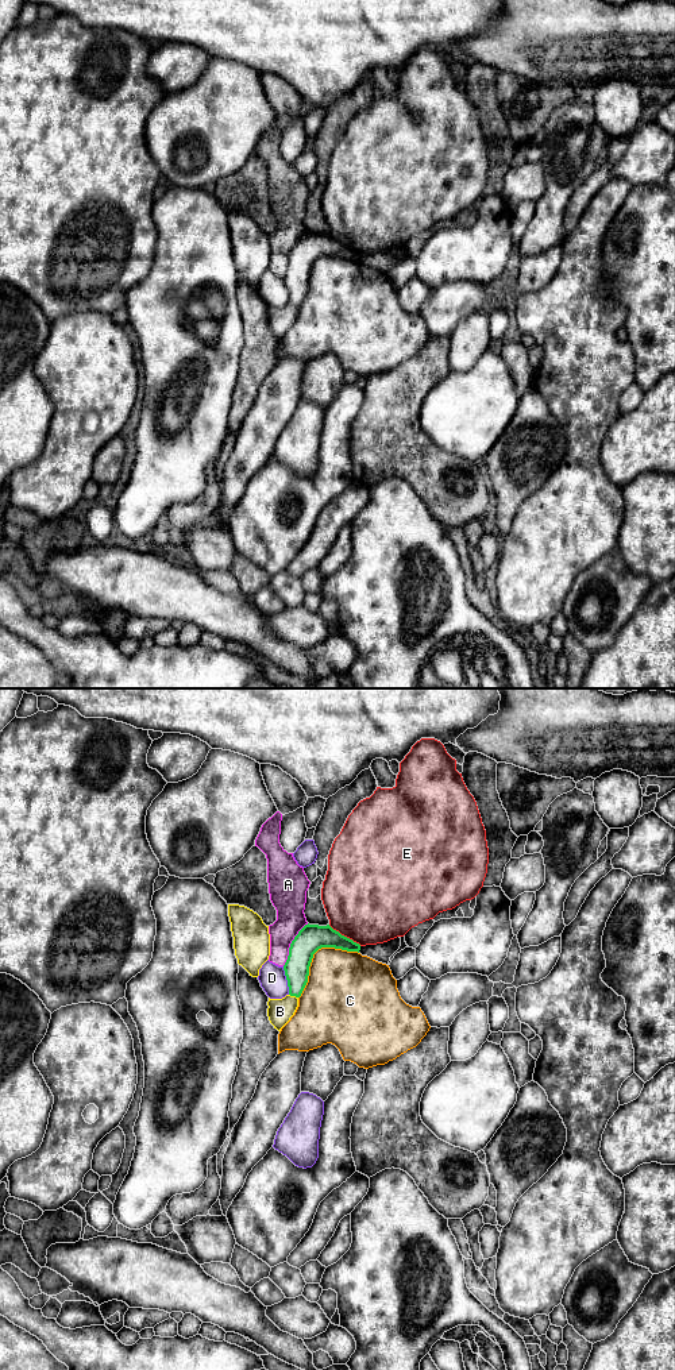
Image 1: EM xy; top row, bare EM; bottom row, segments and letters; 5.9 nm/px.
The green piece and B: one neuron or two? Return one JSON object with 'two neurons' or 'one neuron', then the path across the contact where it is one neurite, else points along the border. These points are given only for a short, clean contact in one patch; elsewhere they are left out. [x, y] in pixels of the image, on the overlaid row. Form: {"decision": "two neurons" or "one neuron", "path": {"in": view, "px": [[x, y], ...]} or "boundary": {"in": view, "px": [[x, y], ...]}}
{"decision": "two neurons", "boundary": {"in": "xy", "px": [[289, 994], [297, 998]]}}

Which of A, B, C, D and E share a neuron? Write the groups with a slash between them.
A / B / C / D / E

